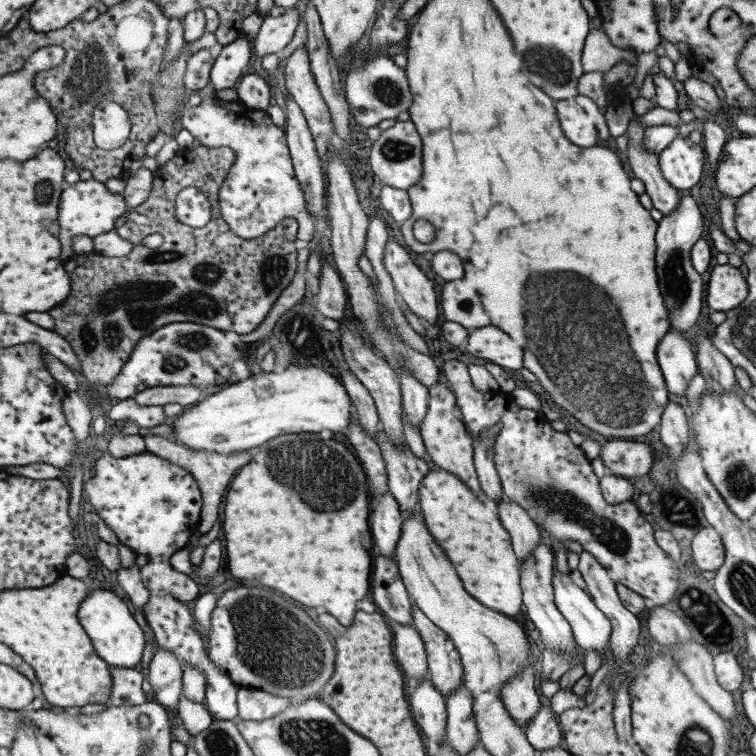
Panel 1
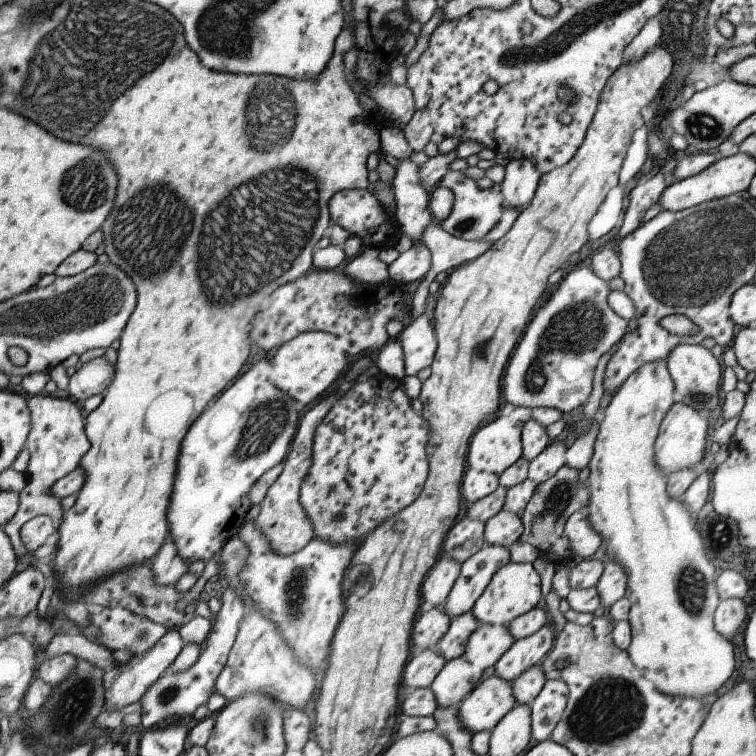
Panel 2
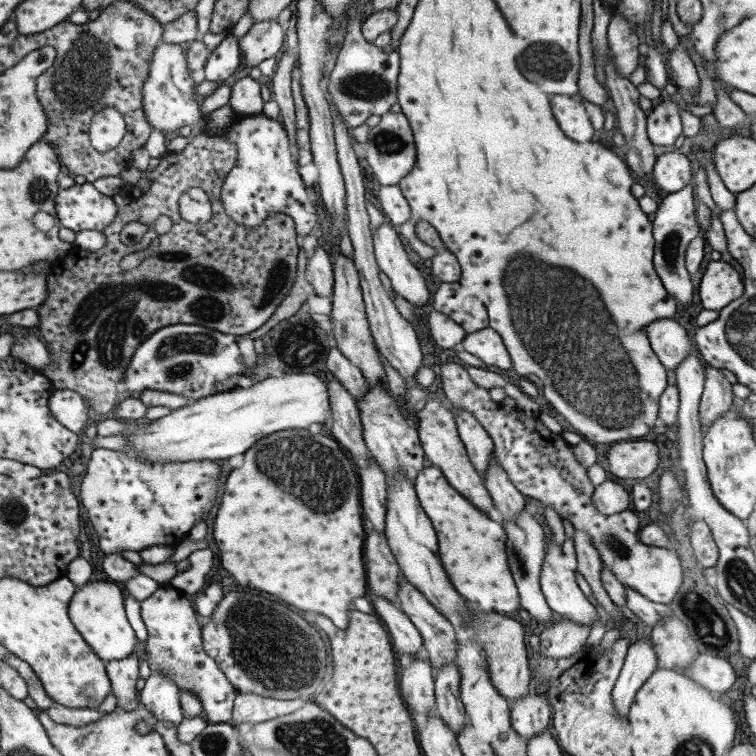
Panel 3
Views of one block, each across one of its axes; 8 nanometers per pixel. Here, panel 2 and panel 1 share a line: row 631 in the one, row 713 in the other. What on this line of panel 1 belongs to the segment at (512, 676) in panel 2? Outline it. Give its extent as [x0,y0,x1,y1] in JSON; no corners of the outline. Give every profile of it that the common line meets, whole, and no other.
[525,706,563,750]

